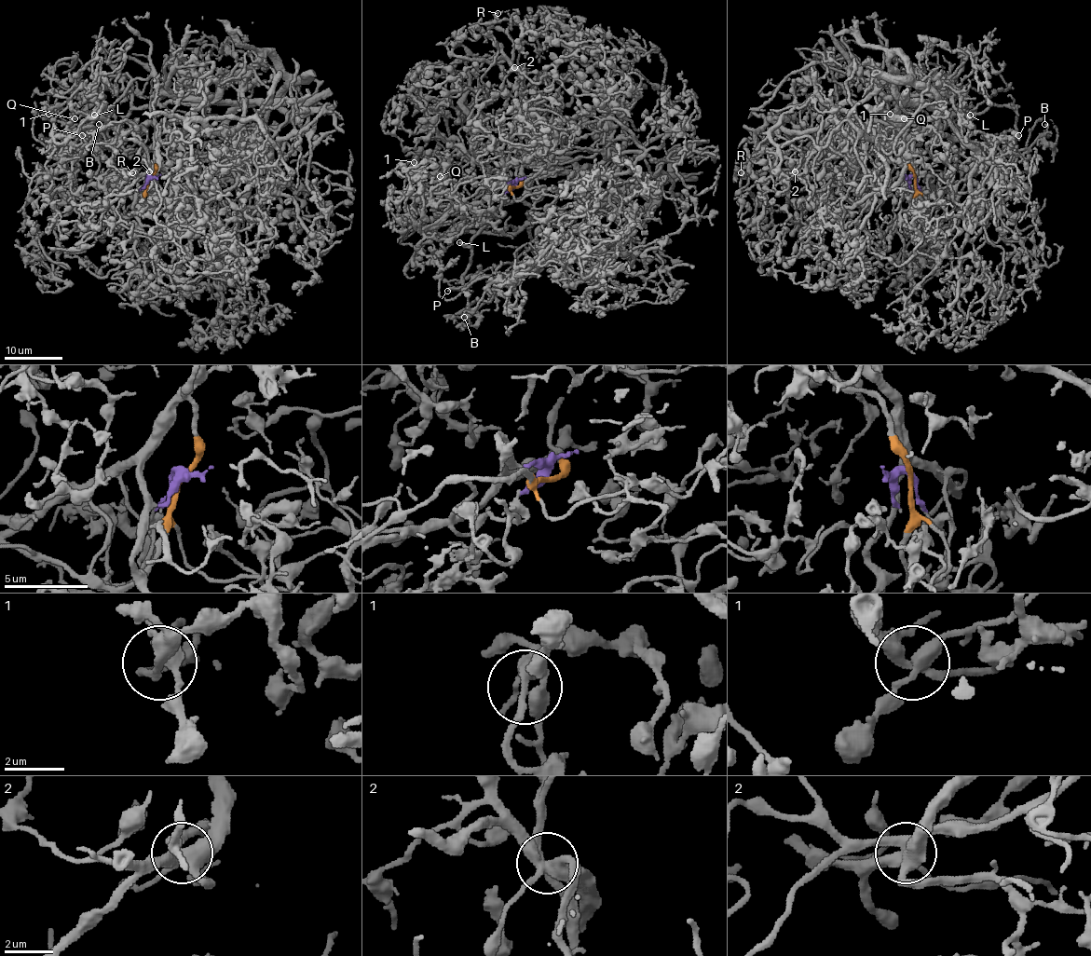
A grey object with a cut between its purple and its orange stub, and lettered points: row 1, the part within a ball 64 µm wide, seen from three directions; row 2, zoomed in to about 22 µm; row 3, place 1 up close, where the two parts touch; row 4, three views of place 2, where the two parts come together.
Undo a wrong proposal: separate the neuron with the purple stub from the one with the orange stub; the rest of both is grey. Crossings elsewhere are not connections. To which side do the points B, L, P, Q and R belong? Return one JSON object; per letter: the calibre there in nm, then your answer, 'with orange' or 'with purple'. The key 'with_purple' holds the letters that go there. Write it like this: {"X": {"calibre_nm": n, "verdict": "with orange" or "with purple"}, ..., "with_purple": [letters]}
{"B": {"calibre_nm": 170, "verdict": "with purple"}, "L": {"calibre_nm": 240, "verdict": "with purple"}, "P": {"calibre_nm": 190, "verdict": "with purple"}, "Q": {"calibre_nm": 280, "verdict": "with purple"}, "R": {"calibre_nm": 500, "verdict": "with purple"}, "with_purple": ["B", "L", "P", "Q", "R"]}

